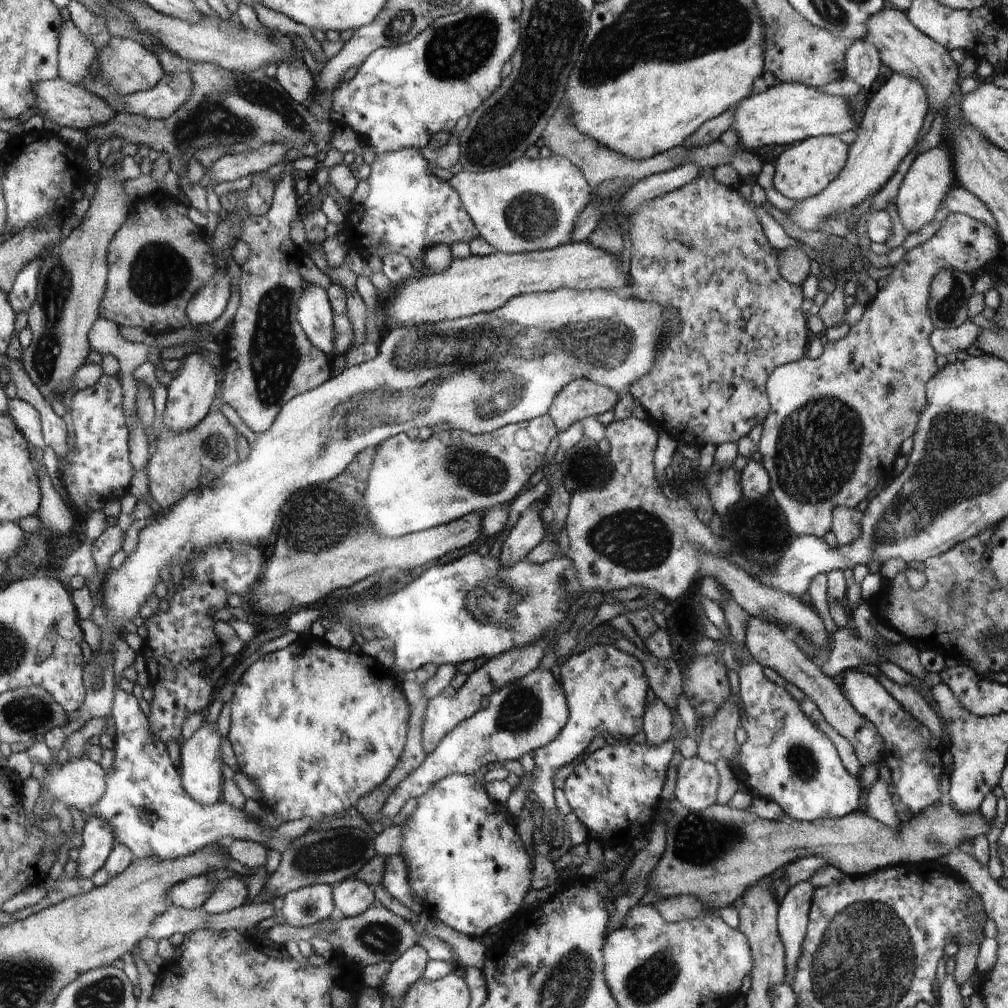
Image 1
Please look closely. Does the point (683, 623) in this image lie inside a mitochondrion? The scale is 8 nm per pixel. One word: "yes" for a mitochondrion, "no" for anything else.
no

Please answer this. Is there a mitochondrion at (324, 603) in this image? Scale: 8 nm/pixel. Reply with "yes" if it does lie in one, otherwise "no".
no

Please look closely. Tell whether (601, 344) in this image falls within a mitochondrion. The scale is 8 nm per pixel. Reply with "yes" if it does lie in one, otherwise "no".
yes

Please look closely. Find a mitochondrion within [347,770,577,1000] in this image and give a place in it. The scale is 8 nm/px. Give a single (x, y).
(381, 938)

